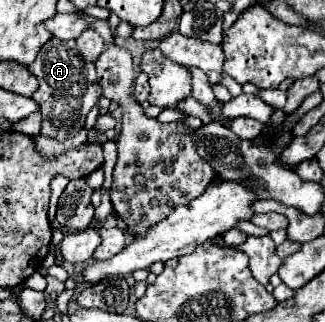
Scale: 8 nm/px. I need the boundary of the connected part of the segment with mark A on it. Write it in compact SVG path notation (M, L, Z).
M50 38L28 68L40 82L38 92L34 92L32 96L40 104L42 112L40 136L48 136L58 142L76 136L84 128L86 114L96 106L98 98L102 96L102 90L96 82L94 64L86 64L74 44L74 40Z

